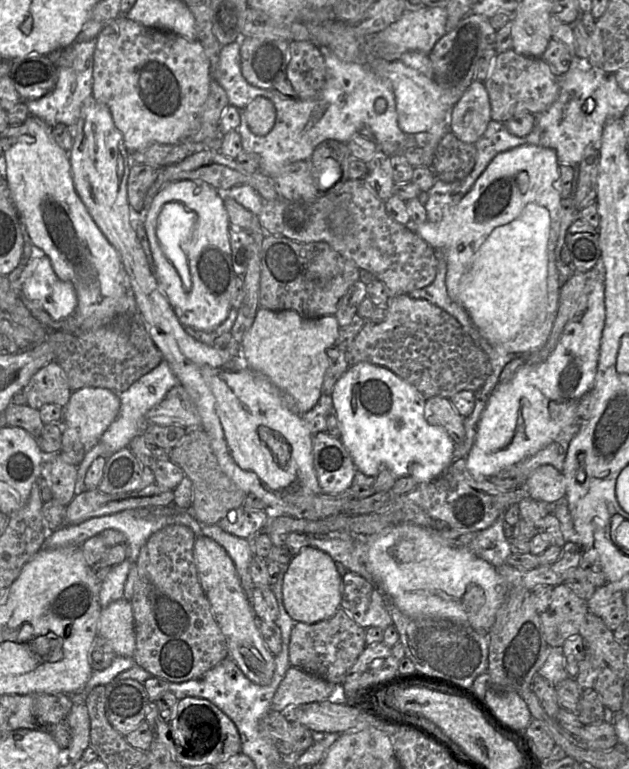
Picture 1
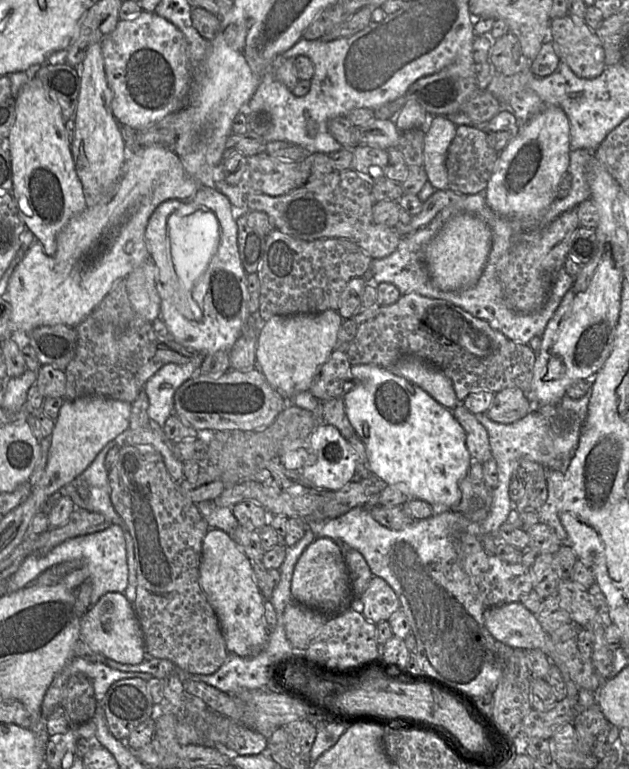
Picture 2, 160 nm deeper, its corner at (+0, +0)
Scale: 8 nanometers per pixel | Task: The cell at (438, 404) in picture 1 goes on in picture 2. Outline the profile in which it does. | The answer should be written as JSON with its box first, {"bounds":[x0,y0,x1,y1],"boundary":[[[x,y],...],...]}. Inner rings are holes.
{"bounds":[452,404,492,464],"boundary":[[[458,404],[452,414],[465,431],[466,446],[472,461],[483,464],[492,456],[487,431],[462,404]]]}

